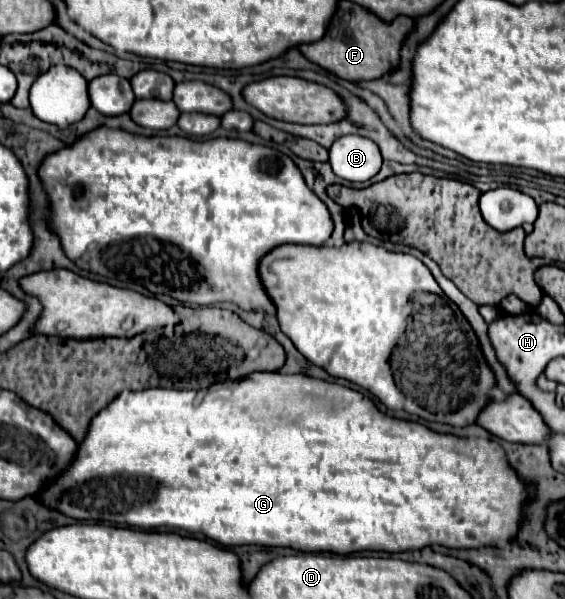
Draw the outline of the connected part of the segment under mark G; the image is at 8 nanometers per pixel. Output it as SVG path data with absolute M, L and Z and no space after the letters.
M252 372L246 378L240 380L226 380L226 382L218 382L212 384L208 390L166 390L166 388L150 388L150 390L140 390L140 392L122 392L108 408L104 408L100 414L96 414L90 422L90 430L88 436L82 440L78 454L74 458L74 464L70 470L66 470L56 482L52 482L48 488L44 488L36 498L42 500L42 504L46 504L48 508L60 510L62 514L76 518L76 520L98 520L98 522L112 522L112 524L124 524L124 526L134 526L134 528L176 528L176 530L184 530L190 534L202 534L222 546L240 546L240 544L260 544L260 546L286 546L286 548L294 548L300 552L332 552L332 554L354 554L354 552L362 552L362 550L382 550L382 552L408 552L408 550L420 550L432 544L440 544L446 548L484 548L484 546L502 546L506 542L510 542L524 518L522 512L522 504L526 504L532 496L532 490L528 484L524 484L524 480L520 480L518 472L510 466L504 450L498 446L496 440L486 440L486 438L458 438L452 434L440 434L434 430L428 430L426 426L418 424L418 422L408 422L408 420L398 420L392 418L388 414L382 414L376 404L364 396L362 392L350 390L346 386L340 384L330 384L324 380L316 380L310 376L302 376L302 374L282 374L282 372Z

